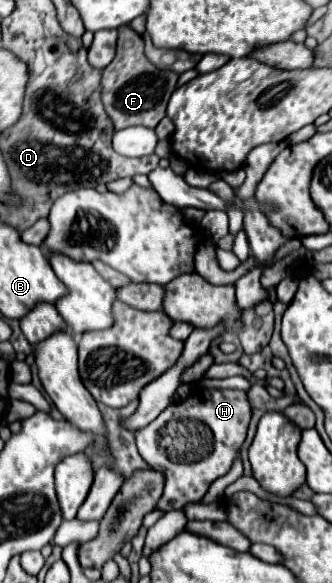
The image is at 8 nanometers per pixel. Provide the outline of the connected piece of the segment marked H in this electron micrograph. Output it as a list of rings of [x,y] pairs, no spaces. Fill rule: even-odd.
[[[192,386],[188,398],[172,402],[154,422],[134,432],[140,456],[150,468],[160,470],[166,476],[156,510],[180,510],[188,502],[202,500],[208,486],[230,470],[236,452],[246,438],[250,414],[248,396],[242,390]],[[162,442],[172,442],[172,446],[164,446]]]

